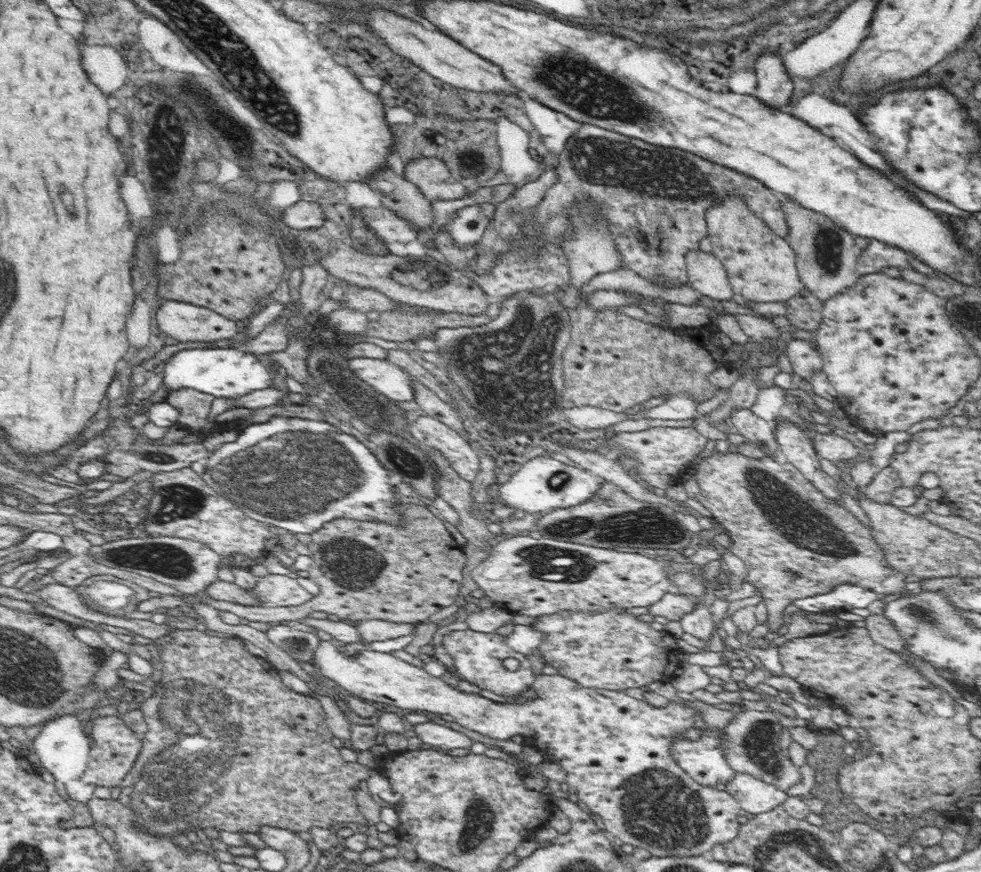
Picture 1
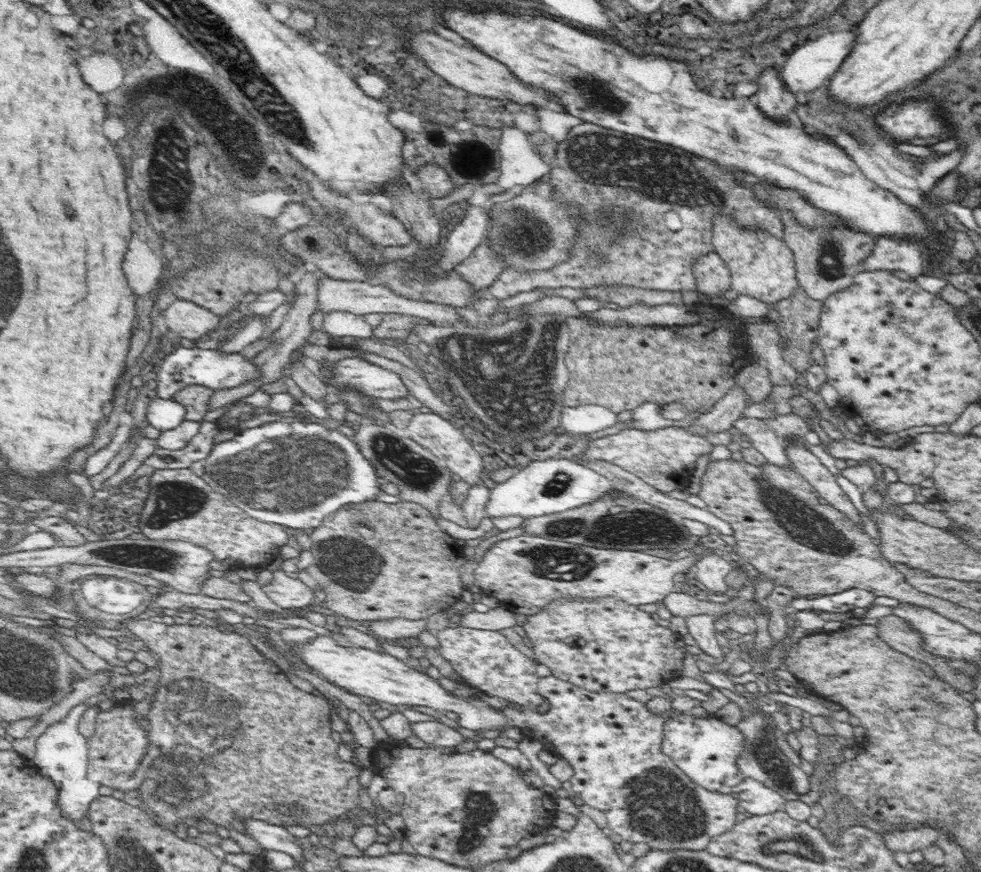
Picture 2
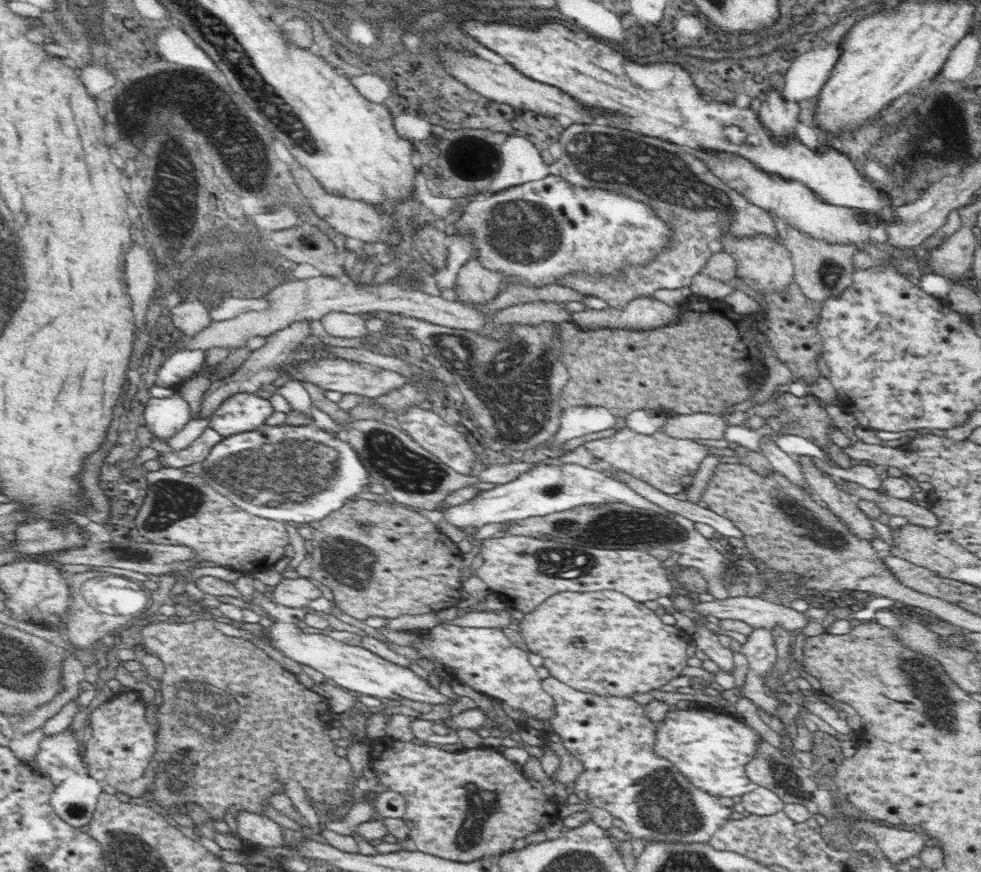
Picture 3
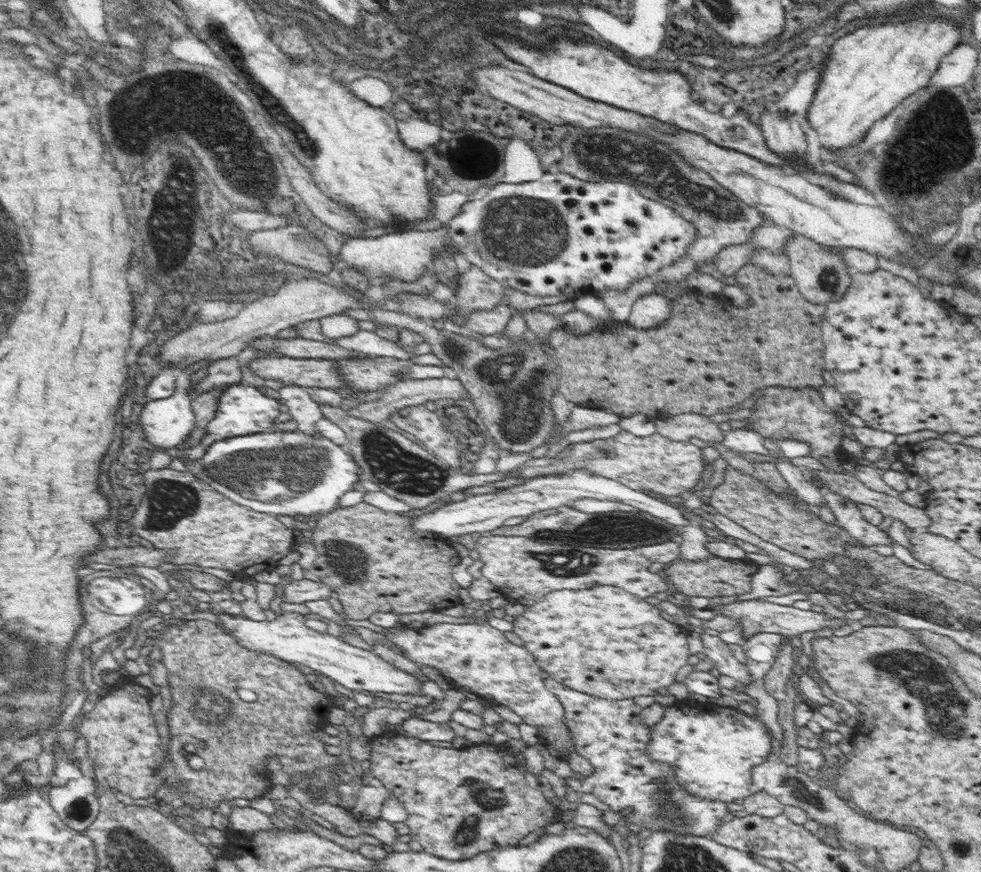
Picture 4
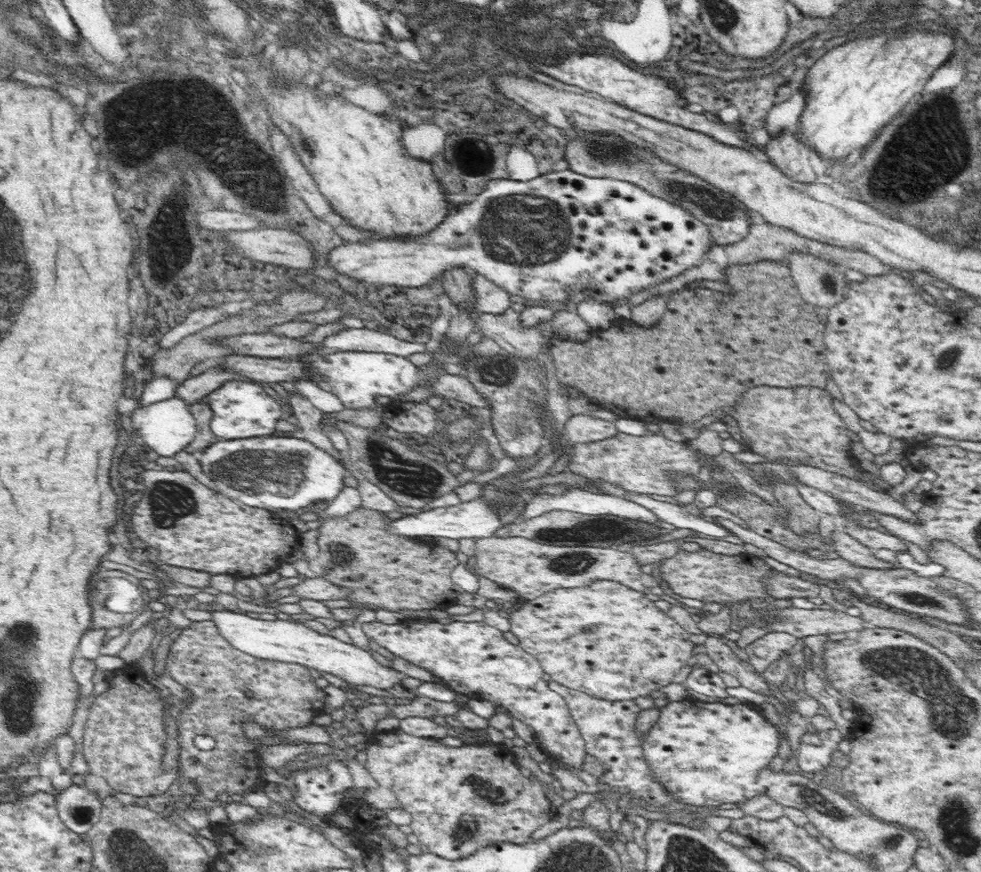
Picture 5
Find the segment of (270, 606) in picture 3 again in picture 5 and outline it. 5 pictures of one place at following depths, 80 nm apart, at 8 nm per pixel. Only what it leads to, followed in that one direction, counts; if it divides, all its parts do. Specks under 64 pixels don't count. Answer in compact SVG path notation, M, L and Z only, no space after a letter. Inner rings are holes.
M212 611L212 621L220 631L220 635L234 646L234 648L255 656L276 660L280 662L295 663L306 666L308 669L315 669L320 673L326 672L340 677L343 681L352 686L371 686L377 689L391 689L402 684L405 676L395 668L385 668L372 657L370 652L360 648L340 642L332 636L323 636L307 628L302 622L298 622L299 617L295 617L294 622L288 620L260 620L251 614L236 612L216 612Z

